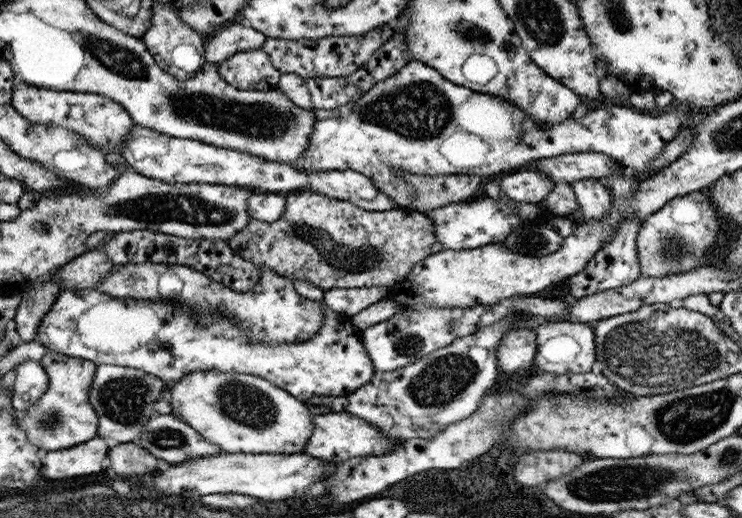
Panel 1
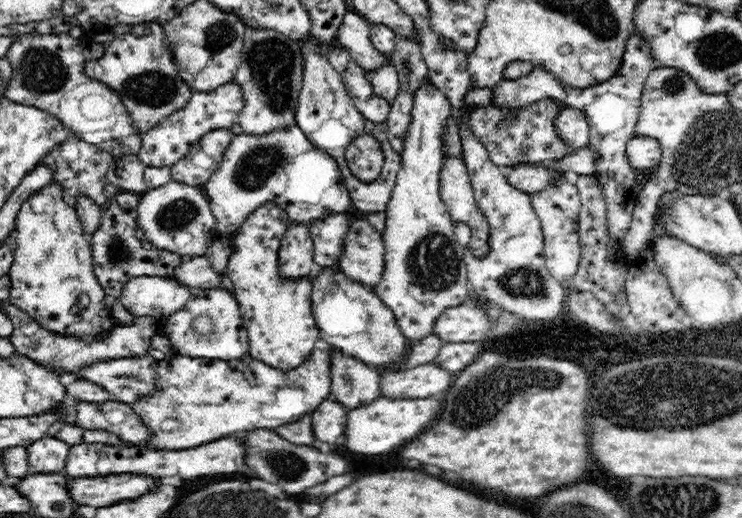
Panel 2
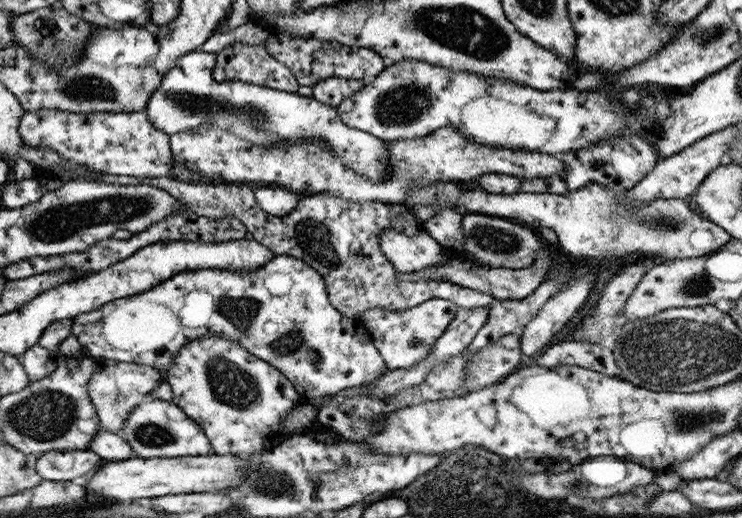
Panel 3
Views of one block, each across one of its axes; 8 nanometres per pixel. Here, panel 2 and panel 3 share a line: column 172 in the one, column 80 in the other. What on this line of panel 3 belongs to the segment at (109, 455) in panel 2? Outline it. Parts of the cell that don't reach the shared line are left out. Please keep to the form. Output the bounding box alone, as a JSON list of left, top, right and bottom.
[37,448,105,482]

